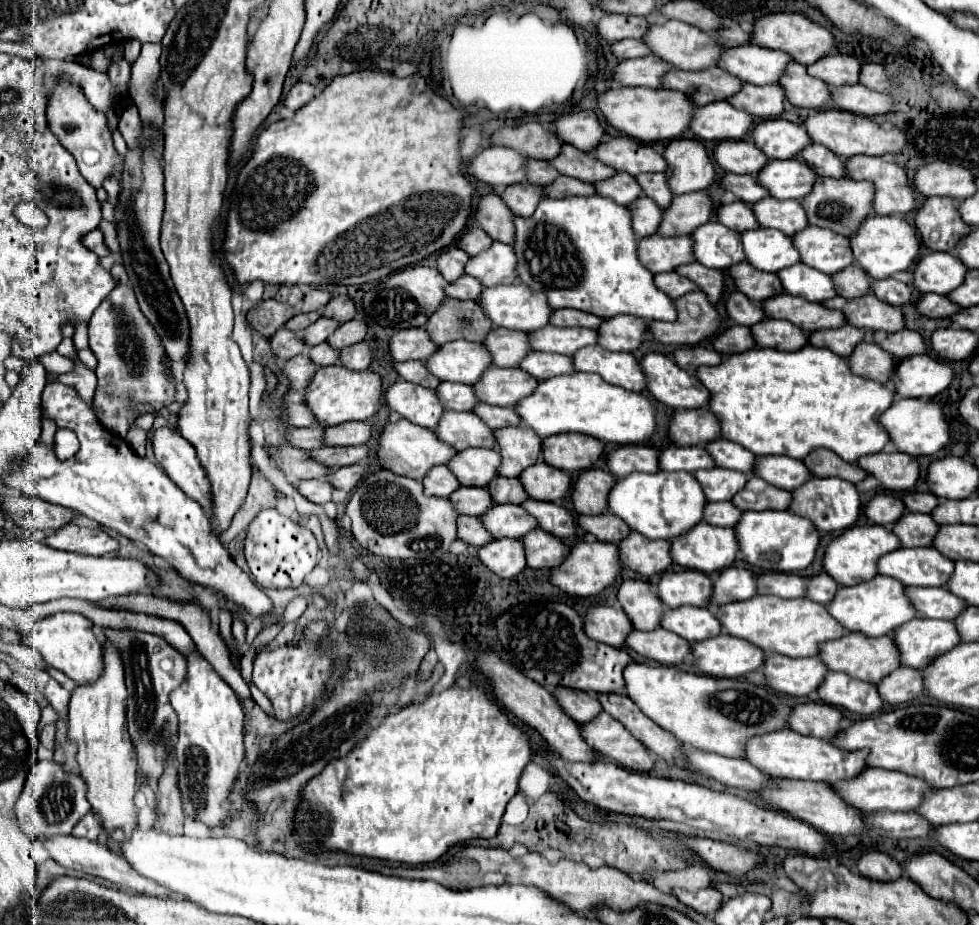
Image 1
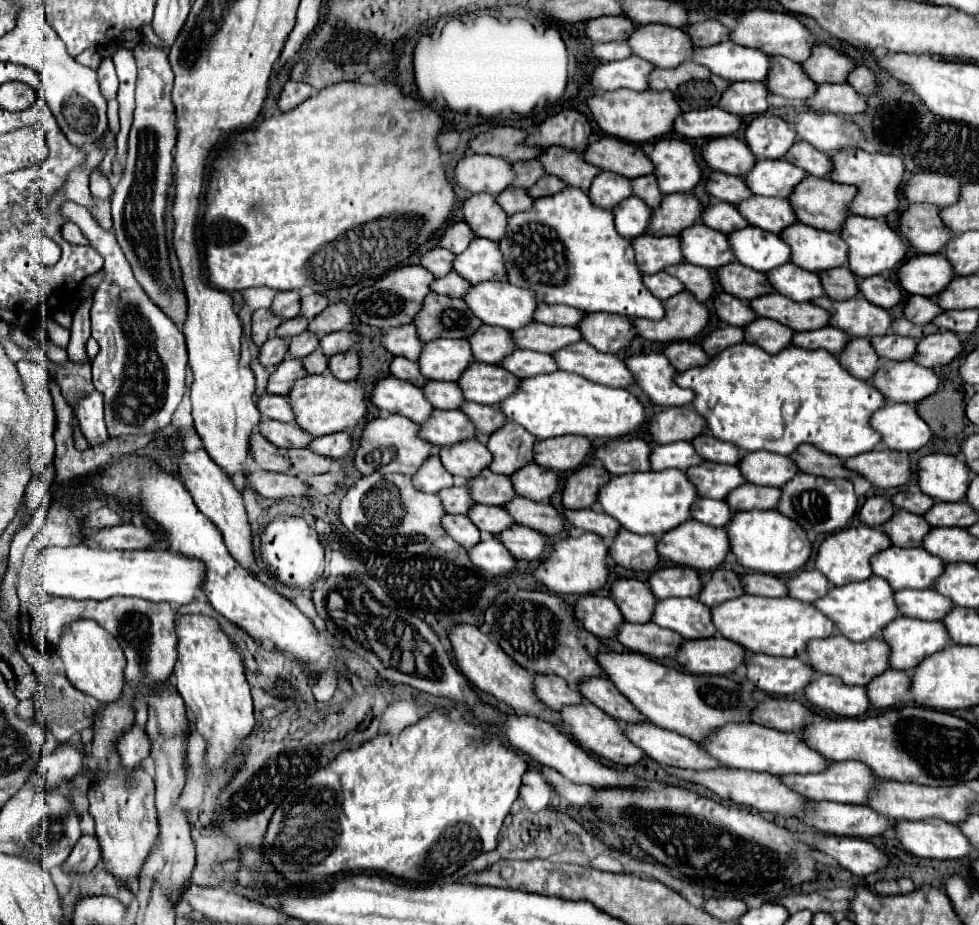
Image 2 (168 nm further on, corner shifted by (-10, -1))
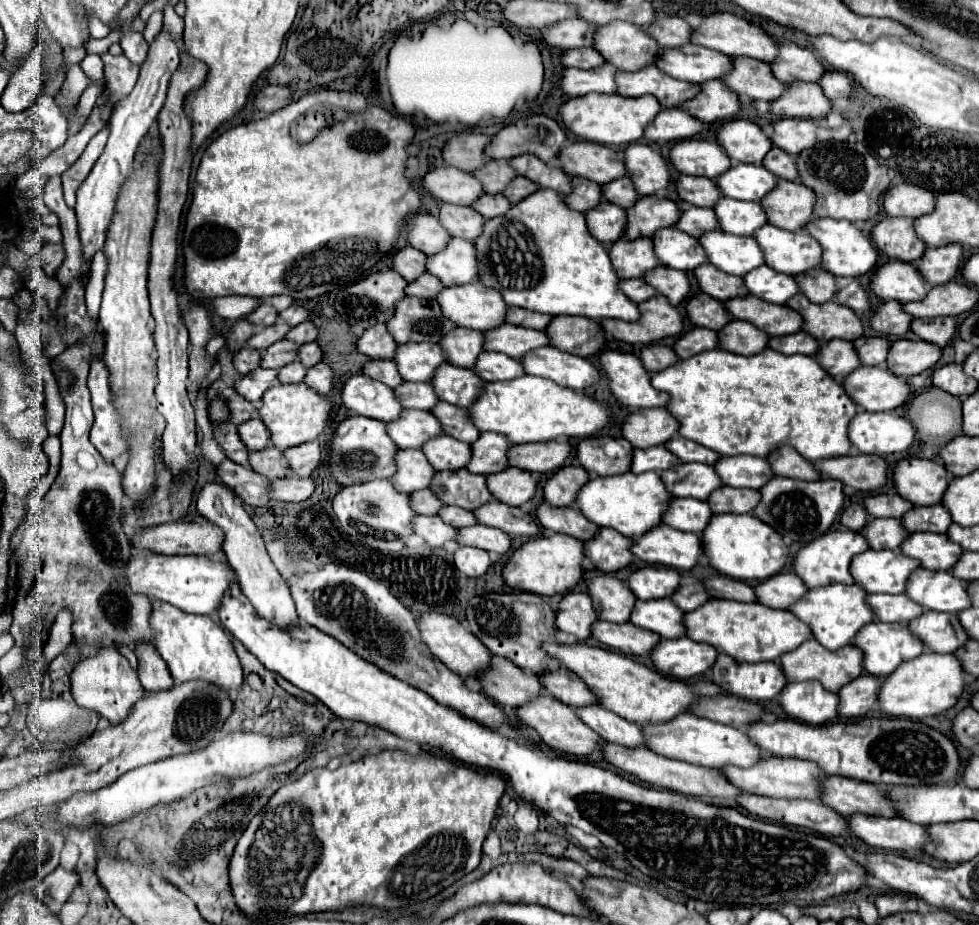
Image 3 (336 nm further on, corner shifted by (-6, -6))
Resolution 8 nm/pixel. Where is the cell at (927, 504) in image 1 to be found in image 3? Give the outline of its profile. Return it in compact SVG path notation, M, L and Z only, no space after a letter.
M881 493L881 495L869 495L865 499L865 509L873 517L895 517L901 519L903 513L907 513L913 505L899 497L897 493Z

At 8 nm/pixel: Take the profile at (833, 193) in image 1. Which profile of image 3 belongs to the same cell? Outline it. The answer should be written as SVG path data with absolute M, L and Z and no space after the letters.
M779 179L779 185L761 201L767 223L785 231L799 231L813 217L815 193L795 181Z

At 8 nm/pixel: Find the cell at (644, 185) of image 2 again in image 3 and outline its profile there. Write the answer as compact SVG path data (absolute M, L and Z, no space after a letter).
M619 177L617 181L609 181L603 187L603 199L627 209L637 201L637 193L633 189L633 183L627 177Z

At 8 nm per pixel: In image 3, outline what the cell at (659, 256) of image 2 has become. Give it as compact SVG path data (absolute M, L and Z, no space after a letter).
M647 237L633 241L629 239L615 241L609 249L609 259L619 279L641 277L645 271L655 269L659 265L653 253L653 243Z

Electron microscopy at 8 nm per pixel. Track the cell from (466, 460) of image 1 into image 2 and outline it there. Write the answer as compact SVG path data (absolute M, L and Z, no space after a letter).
M467 440L463 444L459 442L455 446L441 448L439 456L441 456L443 466L453 476L461 476L465 480L473 480L475 476L479 476L479 472L489 468L493 460L489 448L481 444L479 440Z

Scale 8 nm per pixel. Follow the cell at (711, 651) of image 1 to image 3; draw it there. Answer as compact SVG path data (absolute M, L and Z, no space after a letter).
M689 637L661 639L651 651L655 669L675 679L689 679L711 669L717 651L707 643L697 643Z

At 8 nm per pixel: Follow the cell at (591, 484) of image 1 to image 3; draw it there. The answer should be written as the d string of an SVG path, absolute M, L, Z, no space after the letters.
M561 467L557 469L543 487L543 497L555 507L573 505L579 489L589 481L589 473L583 467Z

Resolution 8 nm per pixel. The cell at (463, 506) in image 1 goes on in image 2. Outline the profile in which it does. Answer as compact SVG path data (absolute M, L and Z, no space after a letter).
M467 486L447 488L447 490L439 492L439 496L449 514L467 514L475 506L475 500L471 500L471 492Z

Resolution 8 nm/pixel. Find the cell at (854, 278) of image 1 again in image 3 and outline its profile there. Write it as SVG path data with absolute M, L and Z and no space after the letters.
M809 269L807 273L799 273L795 275L795 281L799 281L799 291L815 303L831 301L837 291L835 277L823 269Z

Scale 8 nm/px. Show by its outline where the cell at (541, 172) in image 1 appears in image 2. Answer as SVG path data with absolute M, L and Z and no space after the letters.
M527 160L527 162L515 162L517 178L513 182L513 186L517 188L525 188L529 190L539 178L543 178L547 172L543 172L543 164L539 164L539 160Z

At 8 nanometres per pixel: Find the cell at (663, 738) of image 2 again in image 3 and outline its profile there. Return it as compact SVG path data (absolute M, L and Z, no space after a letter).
M599 705L575 707L575 713L587 727L591 727L601 739L605 739L609 743L627 745L627 747L645 747L639 725L635 725L623 717L617 717L615 713L599 707Z

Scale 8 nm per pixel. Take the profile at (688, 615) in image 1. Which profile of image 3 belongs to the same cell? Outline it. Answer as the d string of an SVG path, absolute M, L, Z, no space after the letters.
M637 601L629 623L657 633L661 639L677 639L685 635L683 611L667 601Z

